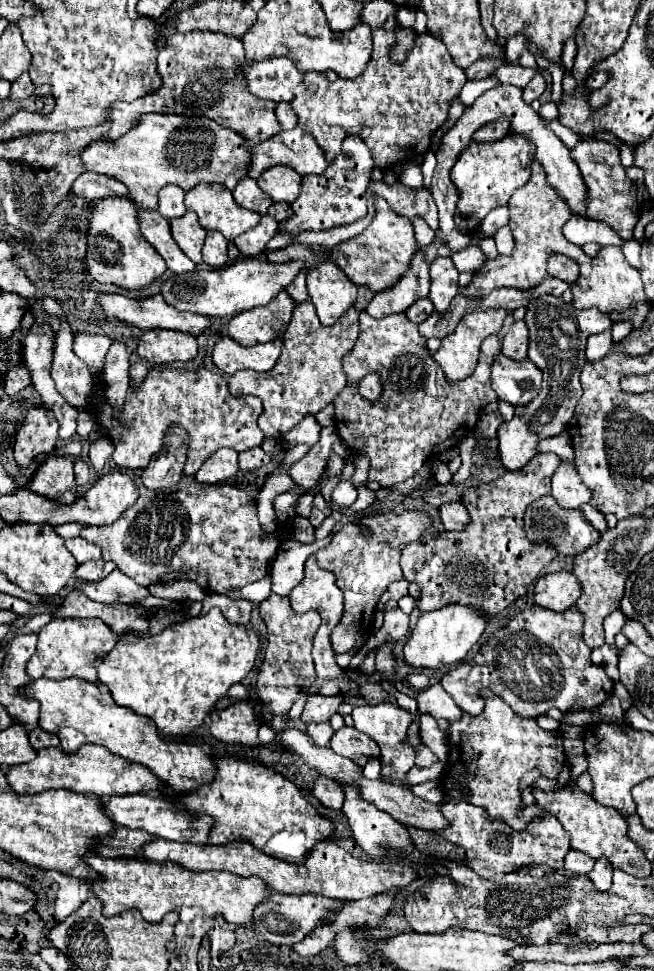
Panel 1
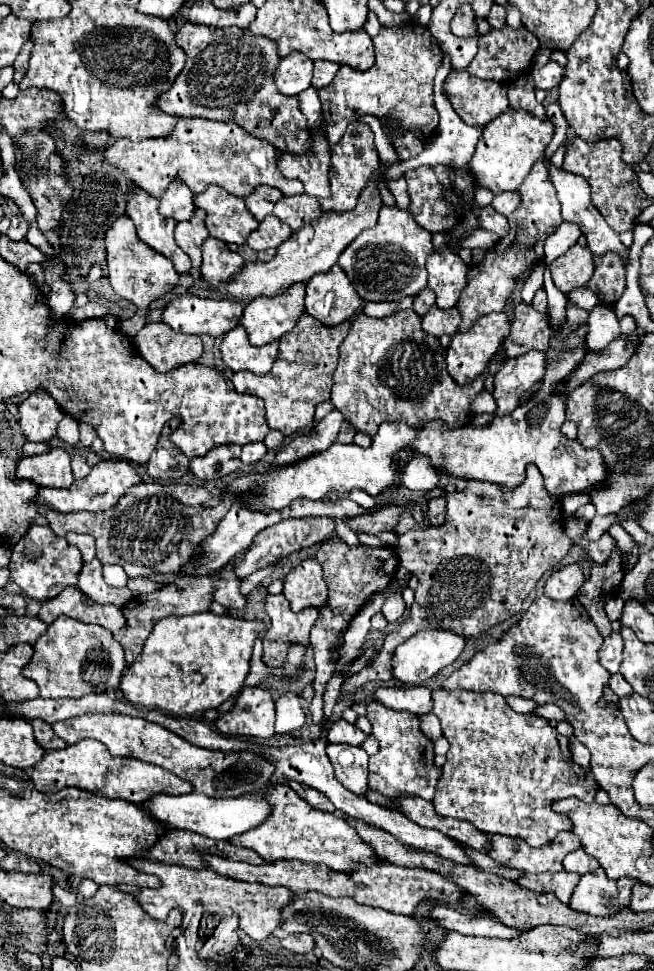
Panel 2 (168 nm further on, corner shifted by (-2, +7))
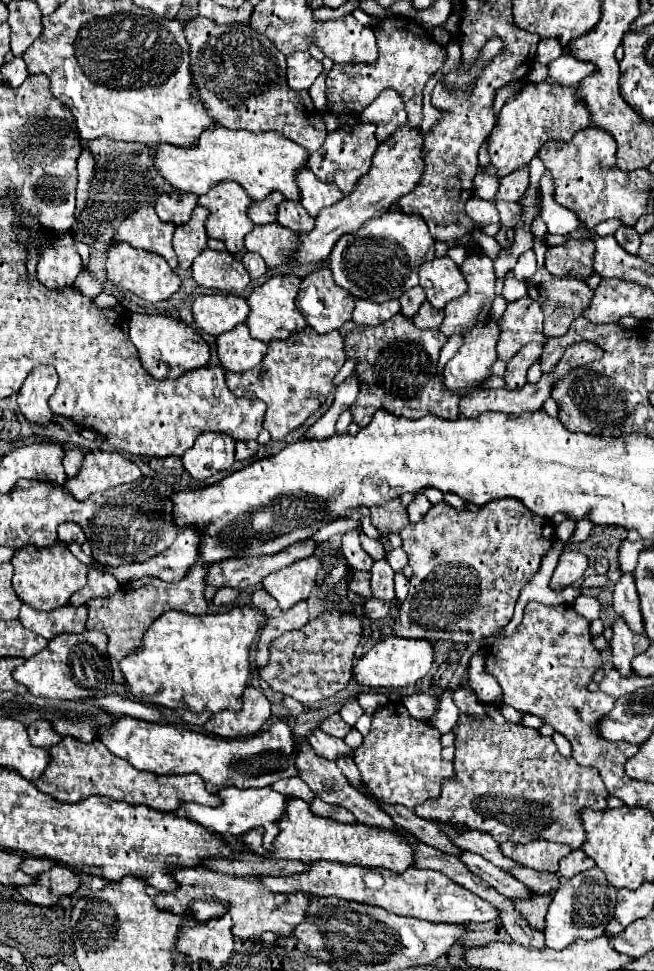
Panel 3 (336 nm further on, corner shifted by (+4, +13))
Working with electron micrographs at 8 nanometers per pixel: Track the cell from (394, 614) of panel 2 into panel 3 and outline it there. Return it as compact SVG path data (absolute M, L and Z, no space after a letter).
M378 560L378 562L374 562L370 574L372 574L374 598L392 602L396 596L394 596L394 570L390 568L390 564L386 560Z

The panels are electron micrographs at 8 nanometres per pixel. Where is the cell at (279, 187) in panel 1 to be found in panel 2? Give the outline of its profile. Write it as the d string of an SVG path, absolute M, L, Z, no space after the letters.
M178 116L174 132L166 138L146 138L142 142L132 142L130 138L118 138L112 146L104 150L104 160L122 170L138 188L146 190L154 198L162 198L172 178L180 178L192 188L192 194L204 192L210 184L222 186L234 196L248 196L256 186L268 184L278 188L284 196L302 194L300 180L284 178L274 160L278 150L266 140L250 136L244 128L234 122L216 122L206 118L186 118Z

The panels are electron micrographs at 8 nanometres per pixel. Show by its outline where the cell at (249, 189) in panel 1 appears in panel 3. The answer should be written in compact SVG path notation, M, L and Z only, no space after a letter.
M270 194L264 202L254 202L248 210L250 214L250 220L254 224L270 224L270 222L276 222L276 212L278 212L278 206L280 202L284 202L286 198L282 194Z

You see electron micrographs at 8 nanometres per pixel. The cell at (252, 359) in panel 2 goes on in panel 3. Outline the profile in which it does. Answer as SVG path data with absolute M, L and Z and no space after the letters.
M238 324L234 330L216 338L218 358L228 372L246 372L262 362L266 356L266 344L254 340L246 324Z

